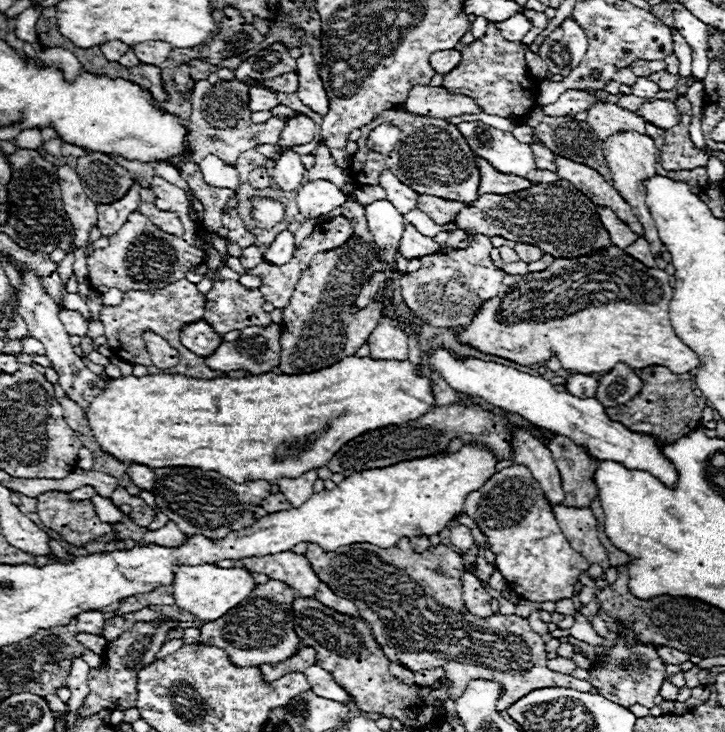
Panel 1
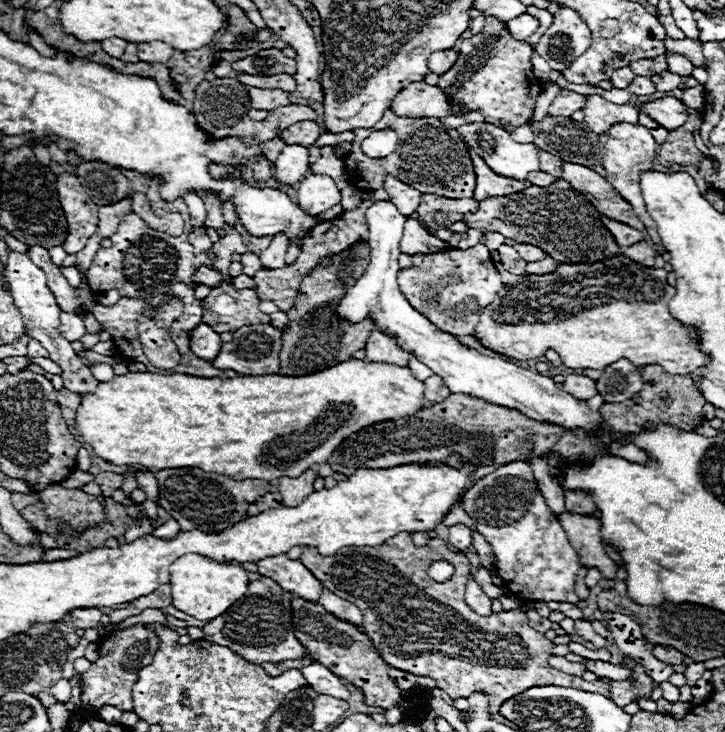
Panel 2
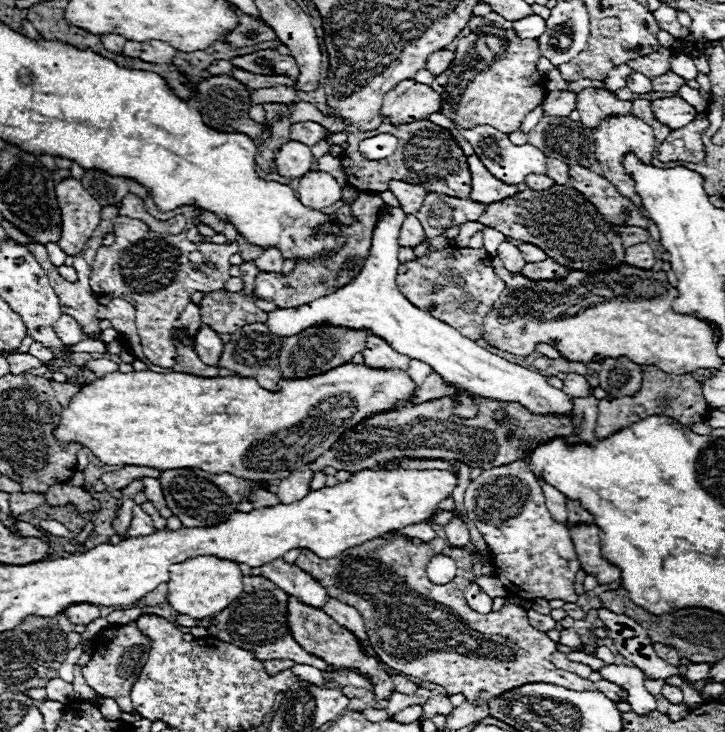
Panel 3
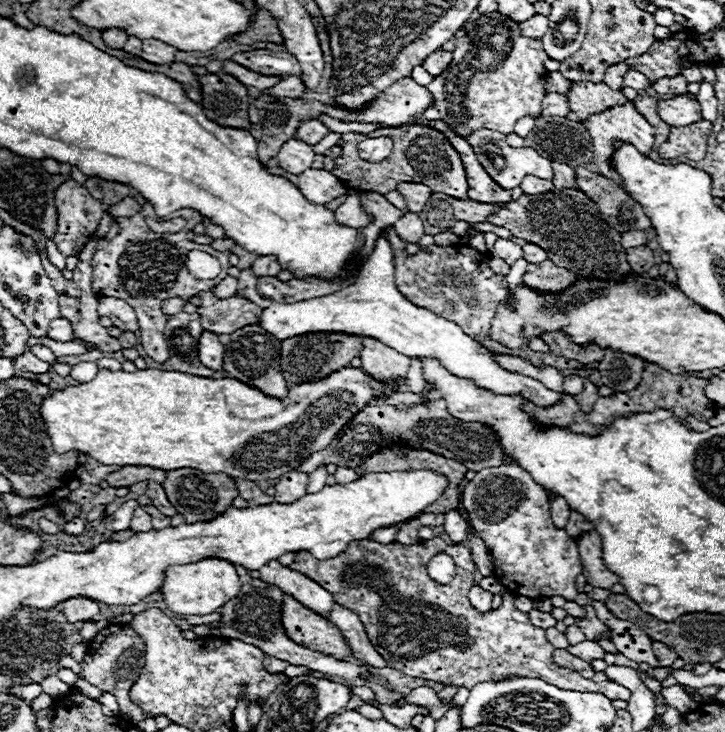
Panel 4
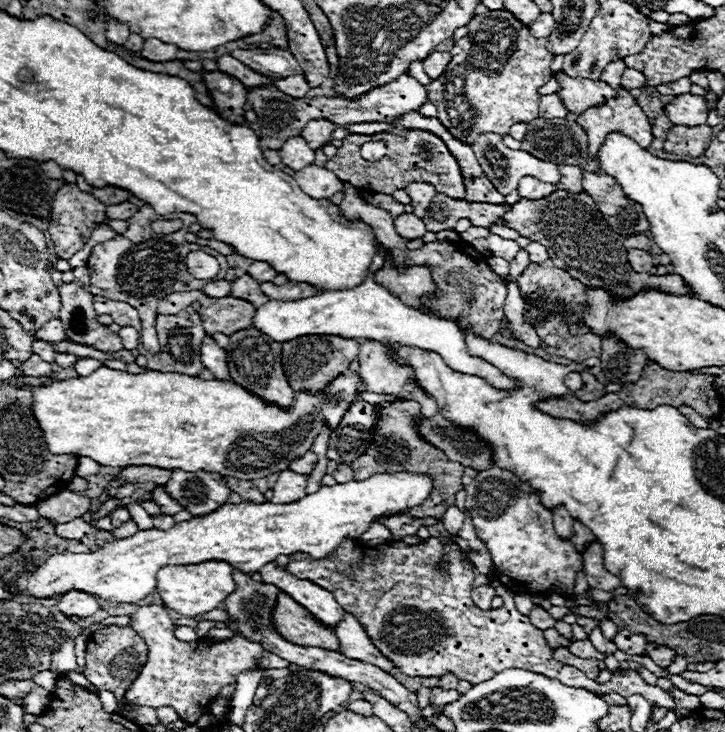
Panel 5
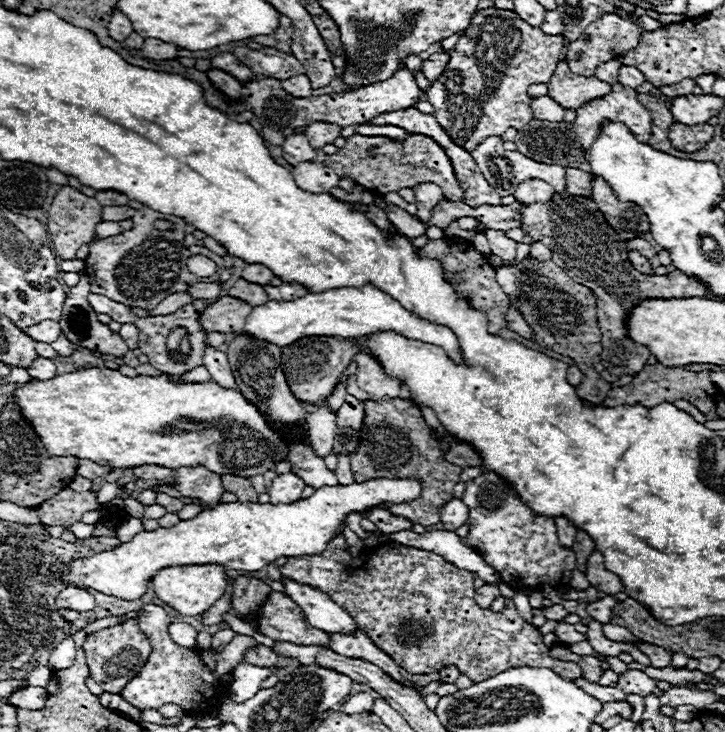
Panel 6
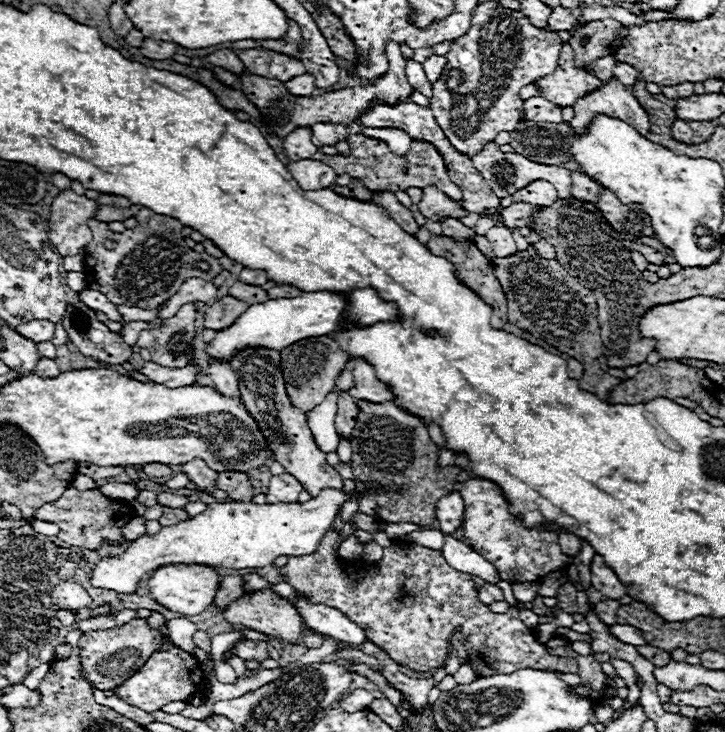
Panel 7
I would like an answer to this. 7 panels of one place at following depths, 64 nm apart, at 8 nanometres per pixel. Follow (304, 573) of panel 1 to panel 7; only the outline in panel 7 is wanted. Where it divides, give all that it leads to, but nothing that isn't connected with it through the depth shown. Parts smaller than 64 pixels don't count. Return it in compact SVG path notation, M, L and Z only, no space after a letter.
M298 598L298 610L306 626L312 628L314 632L320 632L324 638L334 638L338 642L354 646L360 646L364 644L364 640L368 640L366 632L360 626L346 620L346 616L342 616L334 608L326 608L324 604L310 606L306 600Z

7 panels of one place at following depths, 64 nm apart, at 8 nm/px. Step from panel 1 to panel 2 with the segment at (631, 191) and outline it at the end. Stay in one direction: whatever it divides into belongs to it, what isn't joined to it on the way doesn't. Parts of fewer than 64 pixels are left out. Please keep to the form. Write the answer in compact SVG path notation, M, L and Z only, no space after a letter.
M624 122L624 124L614 124L604 134L600 134L598 136L598 146L600 146L600 156L602 156L602 166L606 170L606 180L610 180L610 184L620 192L620 196L624 200L630 200L634 212L644 222L650 240L654 244L660 244L660 236L656 232L656 224L646 212L646 206L644 206L644 200L642 200L642 192L640 192L640 186L638 186L638 172L640 170L650 170L652 162L654 162L654 156L656 156L654 136L642 124Z

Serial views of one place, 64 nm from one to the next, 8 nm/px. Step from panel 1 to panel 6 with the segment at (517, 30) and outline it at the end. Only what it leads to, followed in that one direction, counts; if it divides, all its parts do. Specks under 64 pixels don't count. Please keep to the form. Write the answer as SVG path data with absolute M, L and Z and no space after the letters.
M558 10L546 12L546 20L544 20L544 24L540 28L544 32L550 32L550 34L562 34L564 32L564 20L562 20L560 12Z

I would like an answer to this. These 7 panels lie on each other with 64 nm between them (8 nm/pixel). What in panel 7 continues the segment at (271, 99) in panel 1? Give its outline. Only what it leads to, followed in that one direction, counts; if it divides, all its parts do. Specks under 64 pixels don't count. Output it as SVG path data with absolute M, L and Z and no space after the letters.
M310 74L296 76L284 84L286 84L286 88L290 88L290 92L294 92L294 96L312 96L312 92L316 90L314 76L310 76Z

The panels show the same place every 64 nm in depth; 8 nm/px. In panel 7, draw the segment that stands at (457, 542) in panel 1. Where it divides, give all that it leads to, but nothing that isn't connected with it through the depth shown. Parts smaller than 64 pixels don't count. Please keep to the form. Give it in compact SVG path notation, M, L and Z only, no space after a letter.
M452 490L450 494L442 496L436 504L434 514L436 514L436 522L440 526L440 532L452 534L454 530L458 530L462 524L462 516L464 516L464 500L462 500L460 492Z

